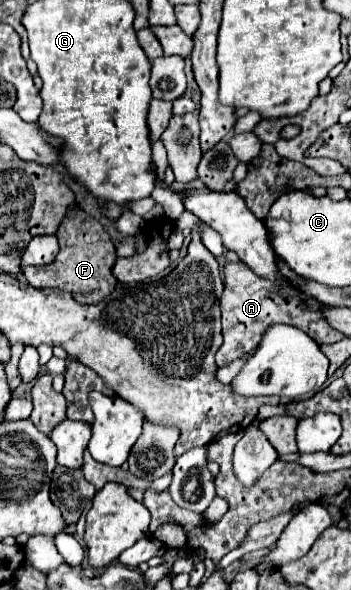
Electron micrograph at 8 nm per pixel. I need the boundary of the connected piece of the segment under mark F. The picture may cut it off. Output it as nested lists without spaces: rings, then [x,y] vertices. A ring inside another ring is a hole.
[[[74,206],[70,208],[70,214],[64,220],[64,224],[60,224],[60,232],[56,234],[56,238],[60,242],[60,252],[52,264],[22,270],[28,284],[34,288],[60,288],[70,294],[84,294],[84,296],[98,290],[98,296],[102,298],[110,296],[118,284],[118,280],[112,274],[116,248],[110,240],[110,234],[102,228],[102,224],[90,214],[86,214],[82,208]],[[74,242],[76,242],[76,250],[74,250]]]

